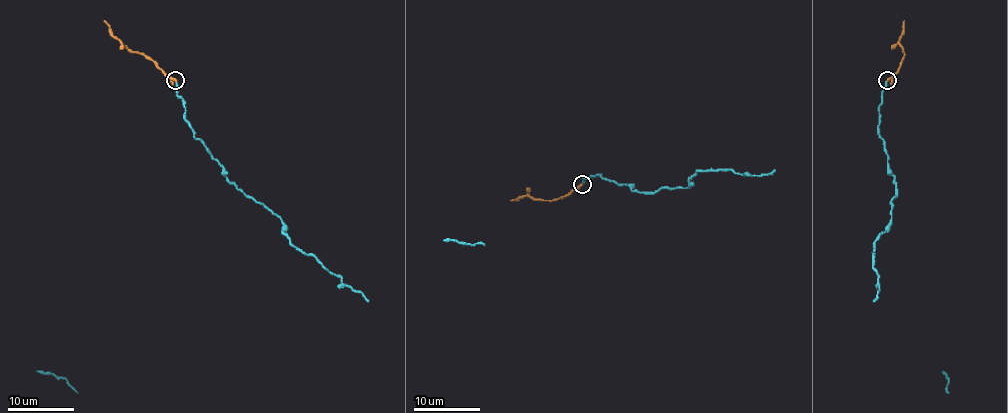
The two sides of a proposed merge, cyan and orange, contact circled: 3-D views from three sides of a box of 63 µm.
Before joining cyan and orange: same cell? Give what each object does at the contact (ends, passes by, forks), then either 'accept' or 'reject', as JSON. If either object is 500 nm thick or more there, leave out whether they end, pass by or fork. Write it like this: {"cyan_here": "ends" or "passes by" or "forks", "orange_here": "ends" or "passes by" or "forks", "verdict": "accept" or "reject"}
{"cyan_here": "ends", "orange_here": "passes by", "verdict": "accept"}

